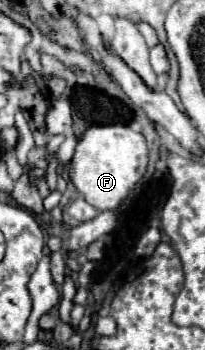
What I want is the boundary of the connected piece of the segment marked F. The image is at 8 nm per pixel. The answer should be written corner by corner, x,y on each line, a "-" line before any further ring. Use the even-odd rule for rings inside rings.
91,125
77,143
75,155
67,165
67,177
75,189
97,211
115,209
127,199
147,167
145,137
127,125

